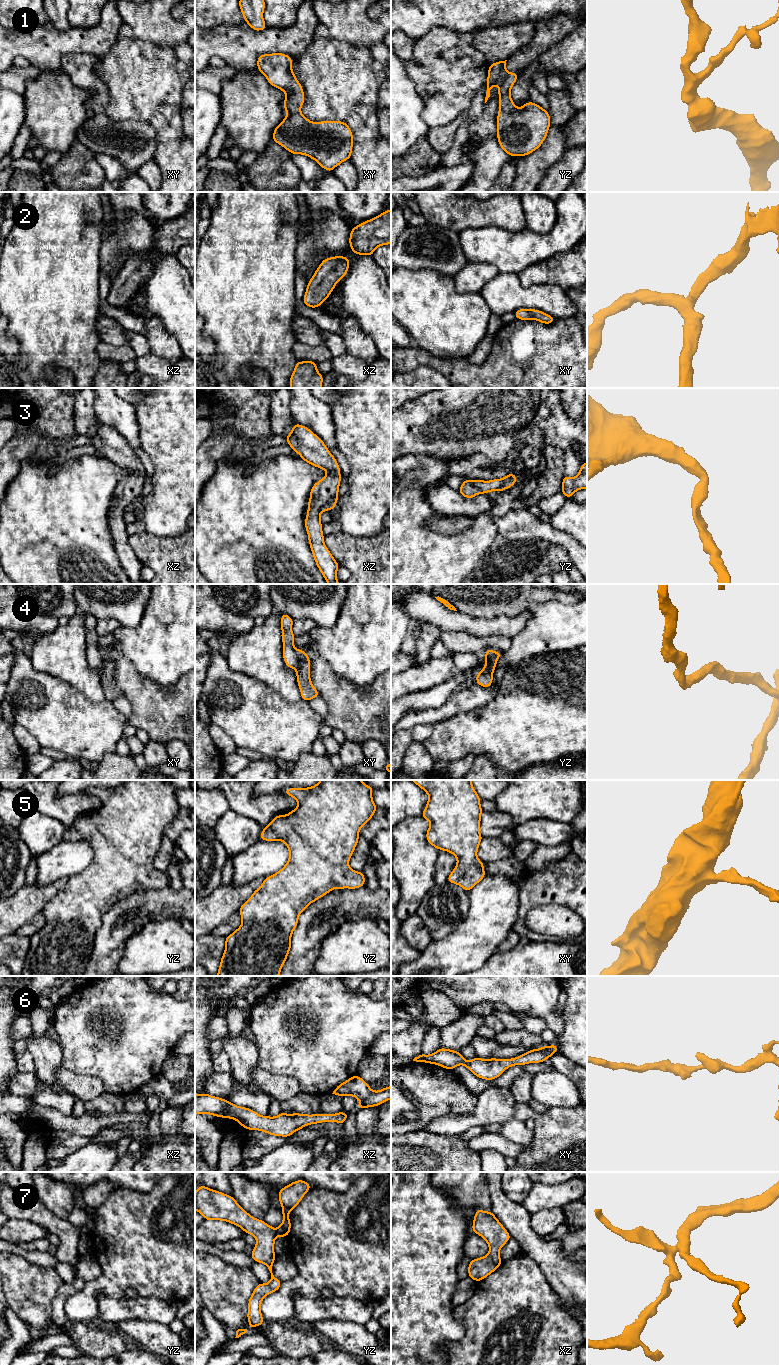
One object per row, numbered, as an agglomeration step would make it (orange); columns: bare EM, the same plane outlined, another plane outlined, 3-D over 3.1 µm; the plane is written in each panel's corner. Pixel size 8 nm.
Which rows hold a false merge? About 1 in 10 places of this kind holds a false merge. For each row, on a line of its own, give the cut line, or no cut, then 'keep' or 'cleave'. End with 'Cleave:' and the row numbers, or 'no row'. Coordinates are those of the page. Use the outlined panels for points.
1: no cut | keep
2: no cut | keep
3: no cut | keep
4: no cut | keep
5: no cut | keep
6: no cut | keep
7: no cut | keep
Cleave: no row

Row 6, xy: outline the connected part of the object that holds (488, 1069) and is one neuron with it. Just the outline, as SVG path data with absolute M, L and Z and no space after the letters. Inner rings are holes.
M554 1044L529 1050L523 1055L511 1059L481 1059L476 1056L473 1060L467 1061L459 1051L440 1047L436 1052L430 1055L421 1053L419 1056L415 1057L413 1061L435 1064L448 1070L453 1070L458 1065L464 1065L476 1077L484 1080L494 1080L501 1076L509 1067L529 1063L541 1063L556 1052L558 1052L558 1048L557 1045Z

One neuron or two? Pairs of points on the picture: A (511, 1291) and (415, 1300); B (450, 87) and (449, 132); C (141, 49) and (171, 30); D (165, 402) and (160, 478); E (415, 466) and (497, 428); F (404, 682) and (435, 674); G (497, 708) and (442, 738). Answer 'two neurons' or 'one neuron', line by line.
A: two neurons
B: two neurons
C: two neurons
D: one neuron
E: two neurons
F: one neuron
G: one neuron

